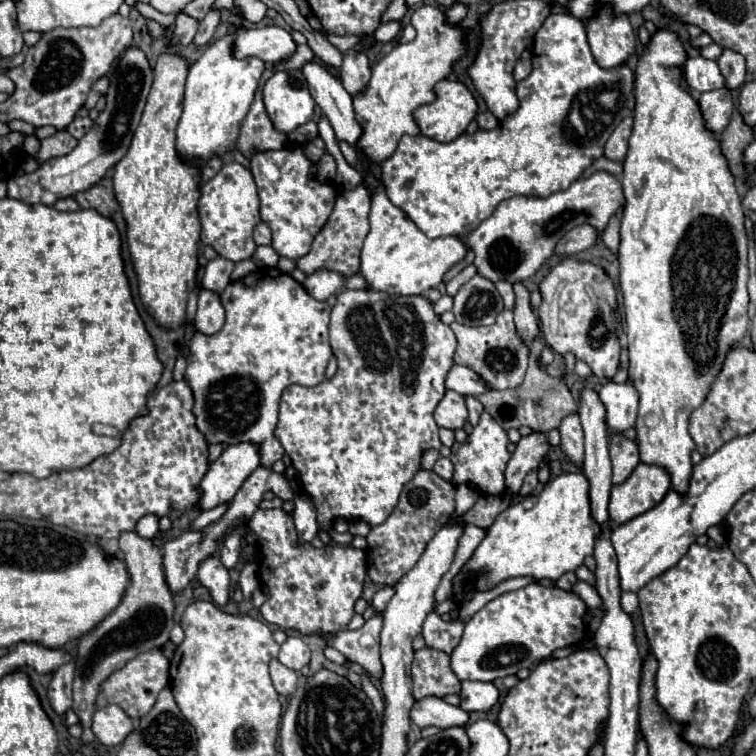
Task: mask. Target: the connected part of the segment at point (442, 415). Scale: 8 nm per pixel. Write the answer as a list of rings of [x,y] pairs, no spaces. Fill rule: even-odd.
[[[447,391],[445,397],[439,401],[437,409],[437,425],[445,427],[445,429],[461,429],[463,423],[467,421],[467,407],[465,407],[465,397],[455,393],[455,391]]]

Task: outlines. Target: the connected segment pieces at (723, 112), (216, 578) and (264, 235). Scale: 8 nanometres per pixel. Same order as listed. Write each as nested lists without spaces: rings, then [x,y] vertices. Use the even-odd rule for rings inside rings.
[[[717,89],[717,91],[707,91],[697,97],[705,129],[711,131],[713,135],[721,135],[721,131],[727,127],[731,111],[733,111],[733,101],[731,101],[731,91],[729,89]]]
[[[209,557],[199,565],[199,575],[197,575],[199,583],[203,587],[209,589],[213,603],[217,607],[225,607],[229,603],[229,595],[231,595],[231,587],[229,587],[229,571],[223,567],[223,563],[219,561],[219,557]]]
[[[259,223],[255,229],[253,229],[253,239],[257,245],[271,245],[271,229],[267,227],[267,223]]]

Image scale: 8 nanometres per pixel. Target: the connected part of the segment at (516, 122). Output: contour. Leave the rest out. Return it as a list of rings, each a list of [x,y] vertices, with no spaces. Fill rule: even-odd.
[[[567,13],[549,15],[535,35],[533,71],[517,83],[517,99],[519,109],[507,115],[499,129],[477,129],[473,135],[463,133],[451,143],[439,143],[423,135],[403,135],[393,157],[381,165],[383,187],[389,201],[403,209],[429,239],[447,235],[463,237],[485,221],[497,203],[505,199],[517,195],[545,197],[577,181],[583,171],[603,155],[603,147],[617,123],[633,115],[633,71],[627,65],[609,71],[601,69],[587,45],[583,23]]]

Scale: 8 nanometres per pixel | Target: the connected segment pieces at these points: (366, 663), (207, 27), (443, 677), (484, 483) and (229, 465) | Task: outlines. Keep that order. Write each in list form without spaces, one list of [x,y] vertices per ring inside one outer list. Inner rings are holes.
[[[381,587],[371,607],[375,609],[373,617],[365,621],[365,625],[357,631],[337,631],[333,635],[323,635],[327,639],[327,645],[341,651],[349,661],[359,663],[367,673],[373,677],[381,677],[381,659],[379,659],[379,633],[383,627],[383,611],[393,597],[393,587]]]
[[[209,11],[209,15],[199,23],[199,29],[197,29],[197,35],[193,37],[193,43],[197,47],[205,47],[211,39],[213,39],[213,33],[219,25],[219,11]]]
[[[431,647],[415,651],[411,677],[415,699],[423,699],[427,695],[443,697],[449,693],[459,693],[461,689],[461,681],[451,671],[449,655]]]
[[[483,413],[477,427],[471,431],[471,435],[467,435],[467,439],[463,443],[455,443],[451,447],[451,461],[455,465],[455,473],[451,483],[453,485],[475,485],[481,493],[487,495],[501,495],[501,491],[505,491],[505,481],[503,481],[503,473],[507,467],[507,461],[511,459],[511,453],[507,451],[509,445],[509,437],[507,433],[497,425],[497,421],[489,415]]]
[[[253,443],[229,445],[221,457],[213,461],[199,483],[201,495],[197,507],[201,511],[229,503],[243,481],[259,467],[259,449]]]

